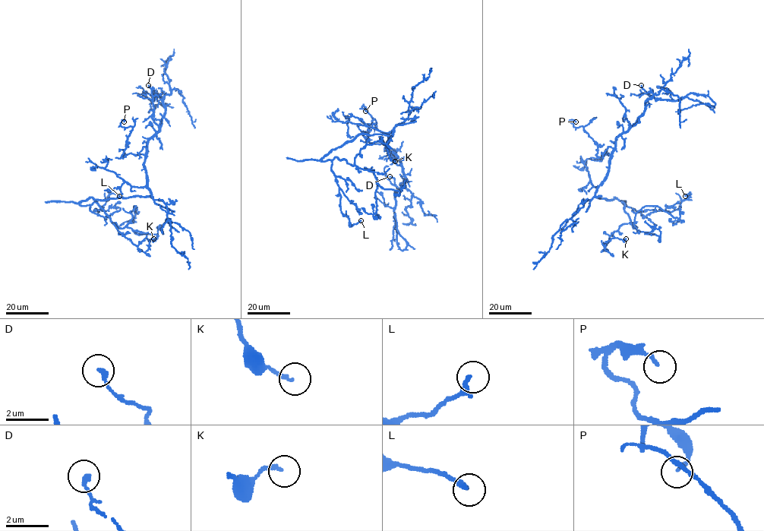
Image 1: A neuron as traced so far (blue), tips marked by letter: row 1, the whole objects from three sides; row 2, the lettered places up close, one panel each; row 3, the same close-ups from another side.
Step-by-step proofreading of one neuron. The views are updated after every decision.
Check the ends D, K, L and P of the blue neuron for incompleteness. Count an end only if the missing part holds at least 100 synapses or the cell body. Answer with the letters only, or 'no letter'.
no letter

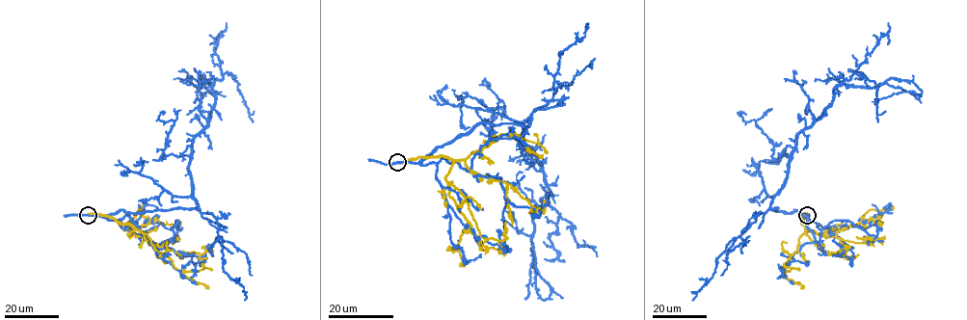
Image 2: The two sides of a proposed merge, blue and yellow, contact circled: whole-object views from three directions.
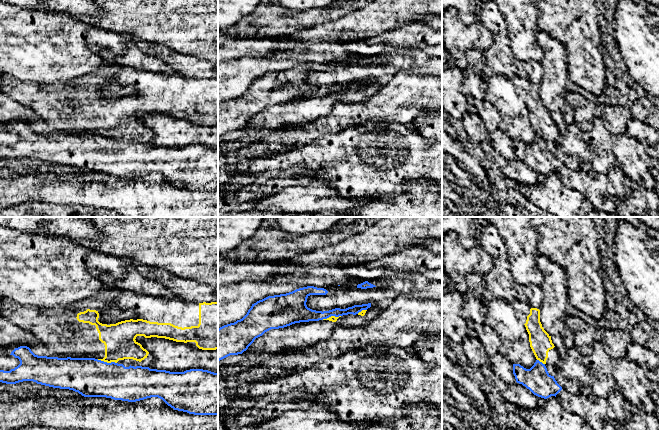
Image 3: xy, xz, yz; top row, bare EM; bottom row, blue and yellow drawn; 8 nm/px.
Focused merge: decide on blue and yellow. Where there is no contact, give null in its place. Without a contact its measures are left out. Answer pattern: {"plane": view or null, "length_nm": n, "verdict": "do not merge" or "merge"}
{"plane": "xy", "length_nm": 160, "verdict": "do not merge"}

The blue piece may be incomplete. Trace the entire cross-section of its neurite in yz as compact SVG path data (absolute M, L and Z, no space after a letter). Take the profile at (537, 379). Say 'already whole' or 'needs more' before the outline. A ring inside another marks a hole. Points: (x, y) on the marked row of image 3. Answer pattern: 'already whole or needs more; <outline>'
already whole; M536 360L530 369L520 364L513 364L513 374L516 382L529 389L534 395L547 399L555 396L562 390L554 376L551 376L545 364Z

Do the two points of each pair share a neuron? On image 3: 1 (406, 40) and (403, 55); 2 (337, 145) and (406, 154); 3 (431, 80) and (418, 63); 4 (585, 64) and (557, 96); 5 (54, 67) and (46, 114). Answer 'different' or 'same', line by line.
1: different
2: same
3: different
4: different
5: different

